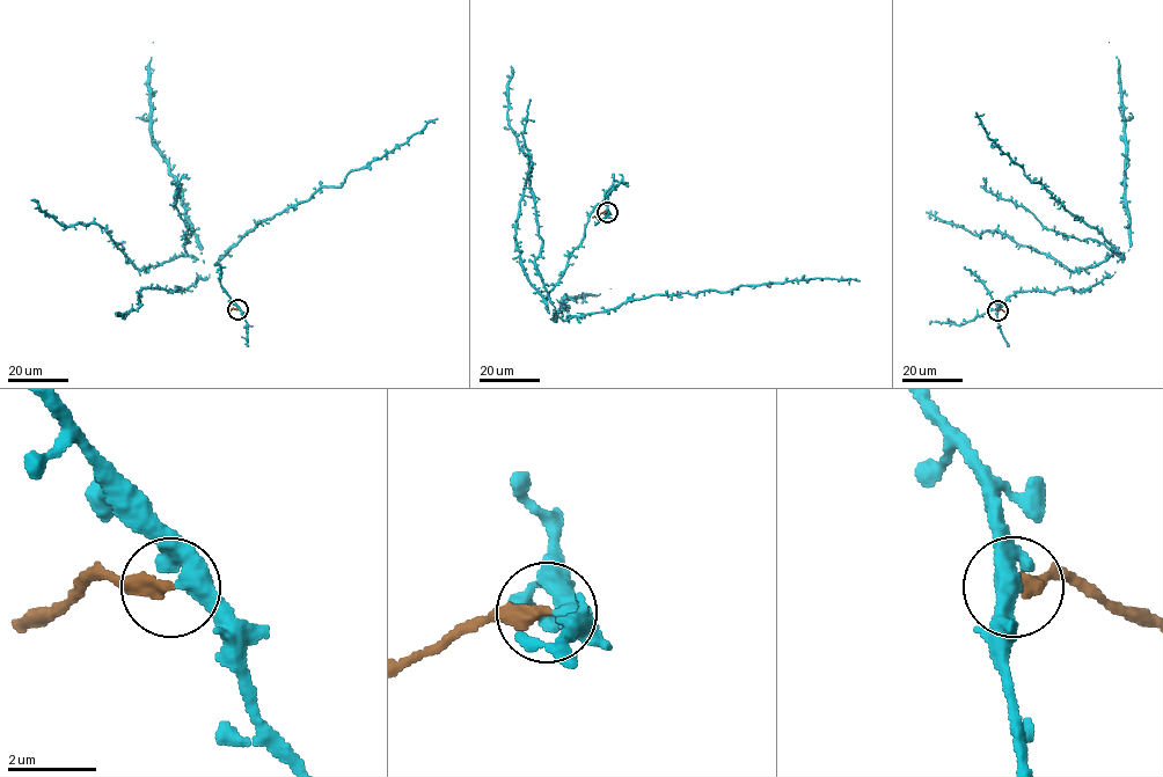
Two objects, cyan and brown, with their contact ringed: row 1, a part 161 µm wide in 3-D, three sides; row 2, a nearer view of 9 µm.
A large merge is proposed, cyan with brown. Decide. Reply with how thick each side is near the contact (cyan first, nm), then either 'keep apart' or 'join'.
calibres 380 and 360 nm; keep apart

